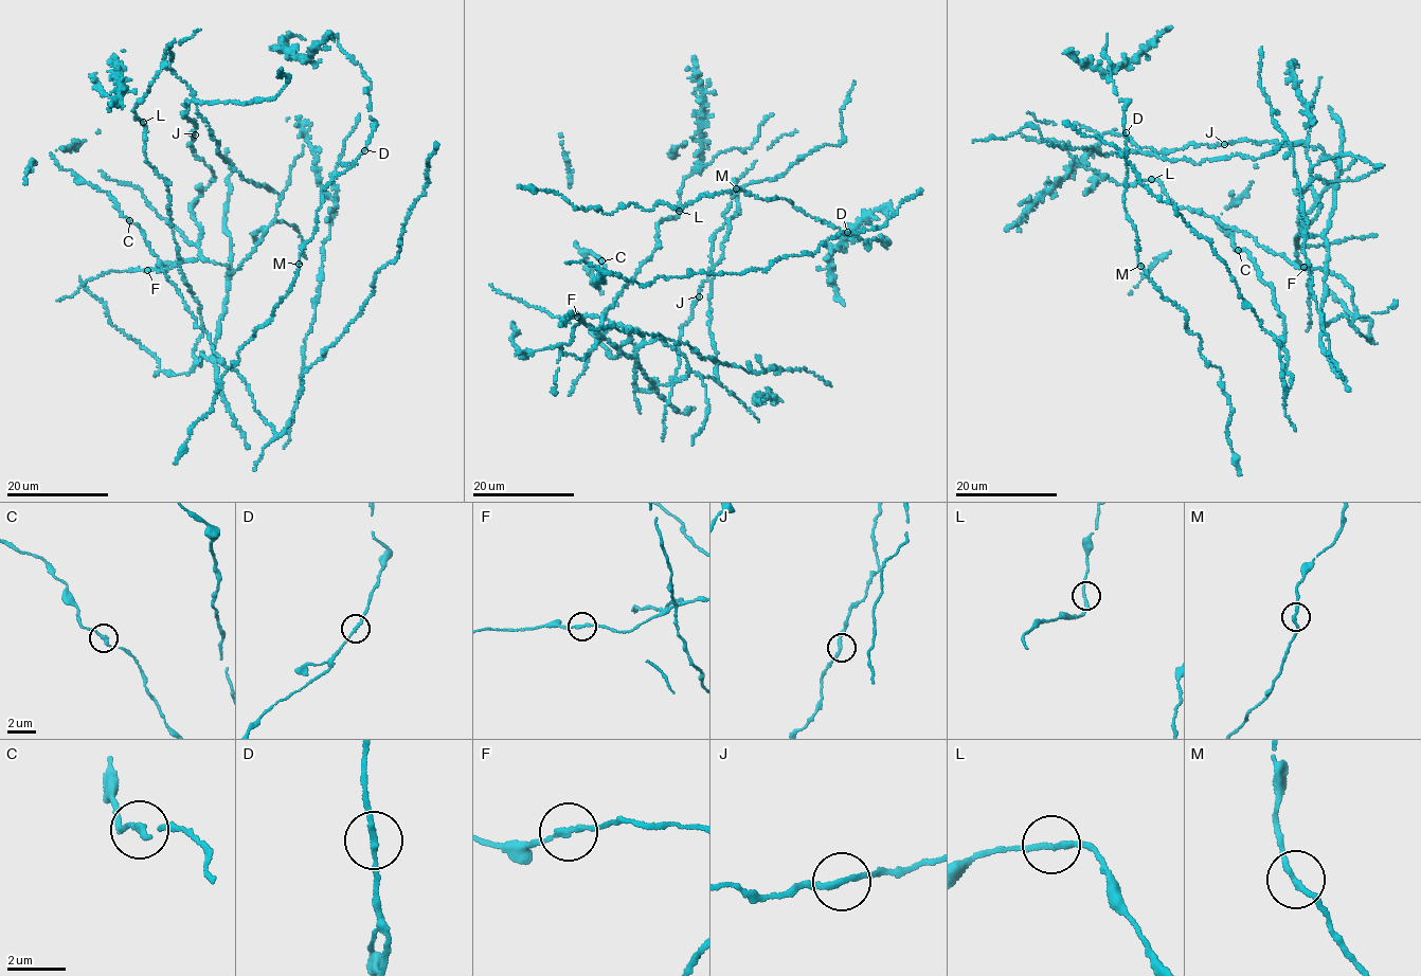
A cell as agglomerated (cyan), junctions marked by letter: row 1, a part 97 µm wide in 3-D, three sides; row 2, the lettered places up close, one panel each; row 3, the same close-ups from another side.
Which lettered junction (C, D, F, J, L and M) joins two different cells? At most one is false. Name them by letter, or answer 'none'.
none

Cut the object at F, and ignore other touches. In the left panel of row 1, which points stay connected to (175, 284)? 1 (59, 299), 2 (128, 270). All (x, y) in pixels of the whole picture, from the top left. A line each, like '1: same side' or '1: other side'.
1: other side
2: other side

